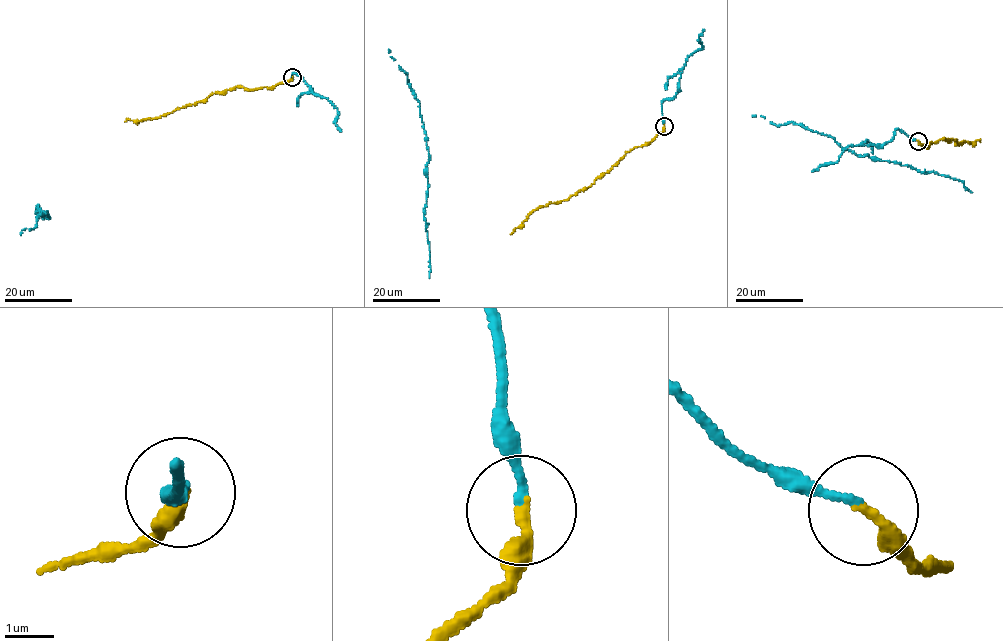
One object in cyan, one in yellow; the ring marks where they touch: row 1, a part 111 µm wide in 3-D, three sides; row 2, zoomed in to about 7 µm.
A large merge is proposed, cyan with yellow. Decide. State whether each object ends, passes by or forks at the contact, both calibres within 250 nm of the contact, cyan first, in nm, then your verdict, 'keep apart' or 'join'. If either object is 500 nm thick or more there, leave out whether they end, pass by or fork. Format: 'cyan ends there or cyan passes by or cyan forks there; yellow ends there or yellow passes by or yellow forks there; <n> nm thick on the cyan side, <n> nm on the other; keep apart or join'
cyan ends there; yellow ends there; 170 nm thick on the cyan side, 300 nm on the other; join

